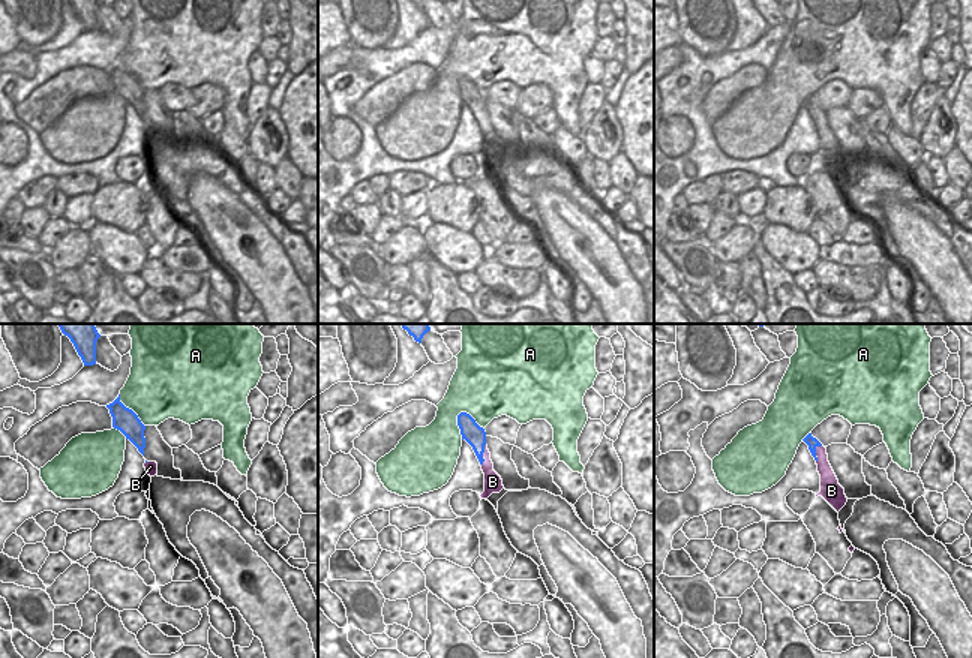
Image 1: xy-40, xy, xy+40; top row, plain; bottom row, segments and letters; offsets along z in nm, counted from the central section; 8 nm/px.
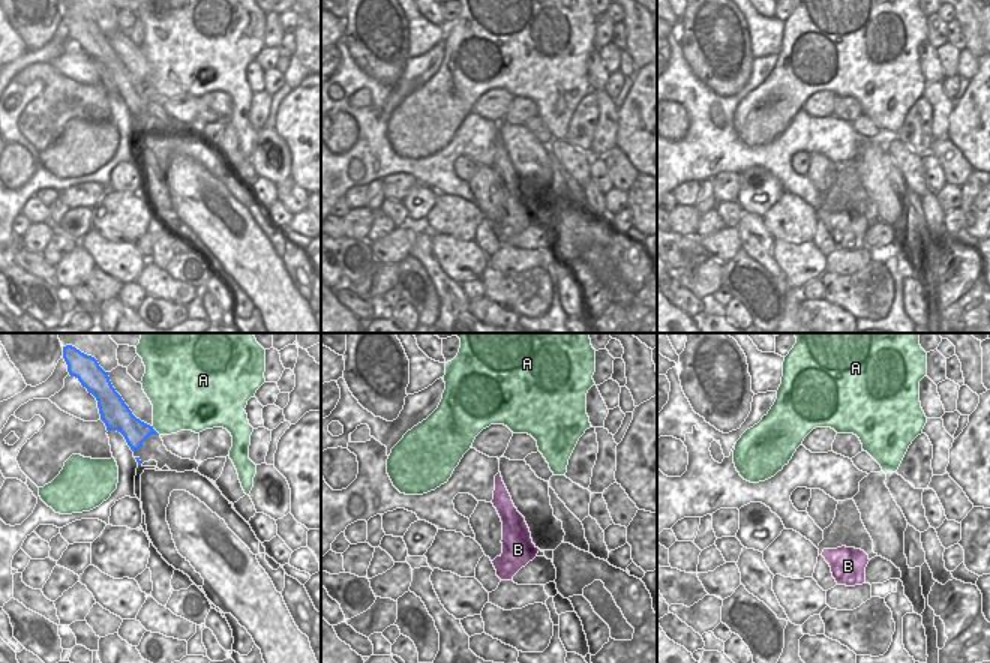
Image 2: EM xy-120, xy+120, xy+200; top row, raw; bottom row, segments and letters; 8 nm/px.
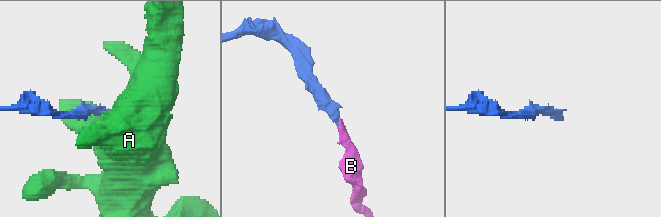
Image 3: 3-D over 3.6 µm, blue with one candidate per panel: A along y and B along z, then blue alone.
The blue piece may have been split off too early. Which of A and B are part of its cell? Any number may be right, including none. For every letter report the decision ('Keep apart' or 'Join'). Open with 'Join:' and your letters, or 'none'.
Join: none
A: Keep apart
B: Keep apart

